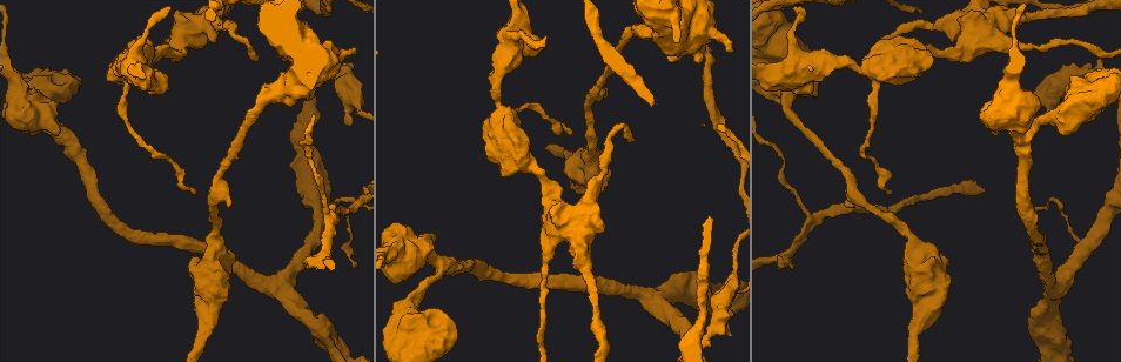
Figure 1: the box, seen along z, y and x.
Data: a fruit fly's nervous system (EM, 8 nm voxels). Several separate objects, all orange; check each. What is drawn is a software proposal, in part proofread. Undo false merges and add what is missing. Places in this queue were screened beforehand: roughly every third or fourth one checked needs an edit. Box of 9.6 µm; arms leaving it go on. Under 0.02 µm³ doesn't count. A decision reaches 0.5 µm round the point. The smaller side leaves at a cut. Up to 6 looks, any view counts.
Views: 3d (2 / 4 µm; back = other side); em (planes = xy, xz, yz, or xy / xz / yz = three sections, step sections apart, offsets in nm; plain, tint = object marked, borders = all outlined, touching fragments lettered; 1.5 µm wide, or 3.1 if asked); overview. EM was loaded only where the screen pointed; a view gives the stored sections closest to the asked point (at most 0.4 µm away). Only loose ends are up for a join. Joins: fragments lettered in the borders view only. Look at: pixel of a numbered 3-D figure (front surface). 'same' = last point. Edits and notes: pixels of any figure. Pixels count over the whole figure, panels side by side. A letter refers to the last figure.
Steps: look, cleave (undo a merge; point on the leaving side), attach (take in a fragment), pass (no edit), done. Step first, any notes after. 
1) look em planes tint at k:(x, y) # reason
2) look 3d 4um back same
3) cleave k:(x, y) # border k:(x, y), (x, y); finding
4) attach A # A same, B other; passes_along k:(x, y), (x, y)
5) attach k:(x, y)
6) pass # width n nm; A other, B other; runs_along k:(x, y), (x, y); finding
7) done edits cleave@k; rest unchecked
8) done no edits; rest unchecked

look em xy step 8 tint at 1:(631, 139) # end of a long branch

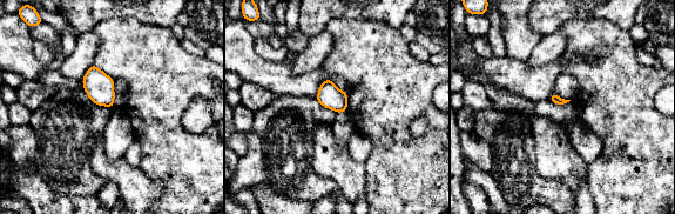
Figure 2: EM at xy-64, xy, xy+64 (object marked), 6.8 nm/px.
look em yz step 8 tint same # another direction

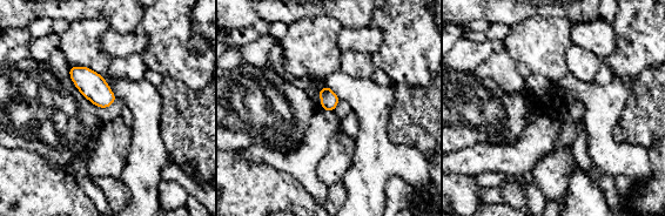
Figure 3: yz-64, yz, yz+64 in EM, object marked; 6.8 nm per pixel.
look em yz step 8 borders same

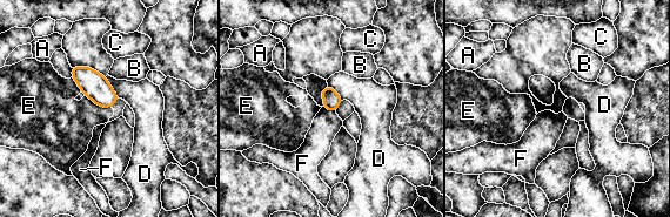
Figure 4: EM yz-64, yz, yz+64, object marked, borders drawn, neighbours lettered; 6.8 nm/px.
pass # A other, B other, C other, D other, E other, F other; border 4:(105, 76), (119, 97); none of them fits

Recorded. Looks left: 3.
look em planes plain at 1:(701, 61) # branch stops here

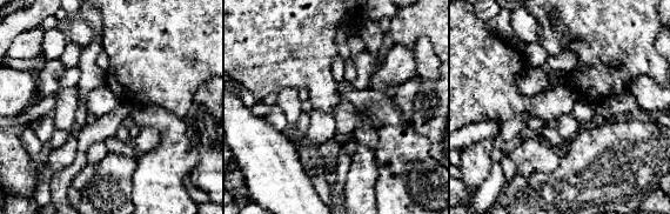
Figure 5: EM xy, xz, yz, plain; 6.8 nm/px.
look em planes borders same

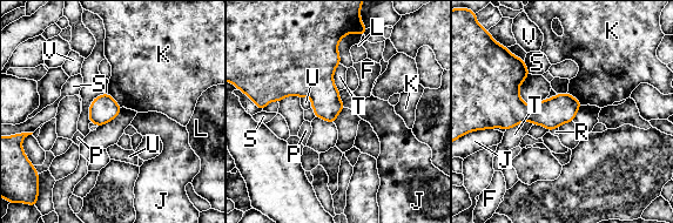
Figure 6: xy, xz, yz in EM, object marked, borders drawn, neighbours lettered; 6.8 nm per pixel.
pass # longest_contact T 200 nm; F other, J other, K other, L other, P other, R other, S other, T other, U other, V other; border 6:(566, 93), (571, 94), (581, 105); none of them fits

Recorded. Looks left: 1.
done no edits; rest unchecked

